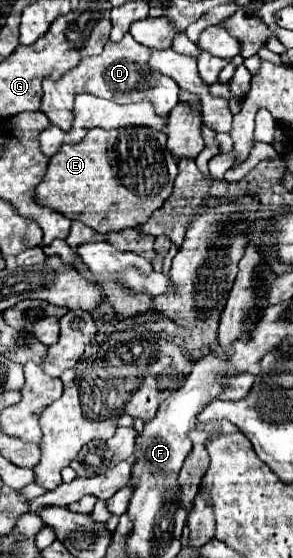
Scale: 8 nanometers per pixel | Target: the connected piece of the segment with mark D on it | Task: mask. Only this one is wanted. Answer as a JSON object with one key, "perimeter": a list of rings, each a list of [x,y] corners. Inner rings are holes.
{"perimeter":[[[126,33],[126,37],[122,37],[122,41],[118,41],[118,43],[108,41],[100,55],[92,55],[92,57],[82,59],[76,67],[66,71],[58,81],[50,81],[50,79],[42,81],[44,95],[42,95],[40,111],[46,113],[50,123],[58,125],[60,129],[70,129],[72,127],[74,95],[76,93],[92,93],[96,97],[112,99],[116,103],[138,101],[140,97],[146,95],[148,101],[152,101],[152,105],[156,105],[156,113],[168,115],[172,111],[172,107],[178,103],[180,87],[170,77],[164,77],[160,73],[152,73],[152,69],[148,69],[148,53],[150,53],[150,49],[136,43],[130,33]],[[144,65],[146,65],[146,75],[142,75]]]}

